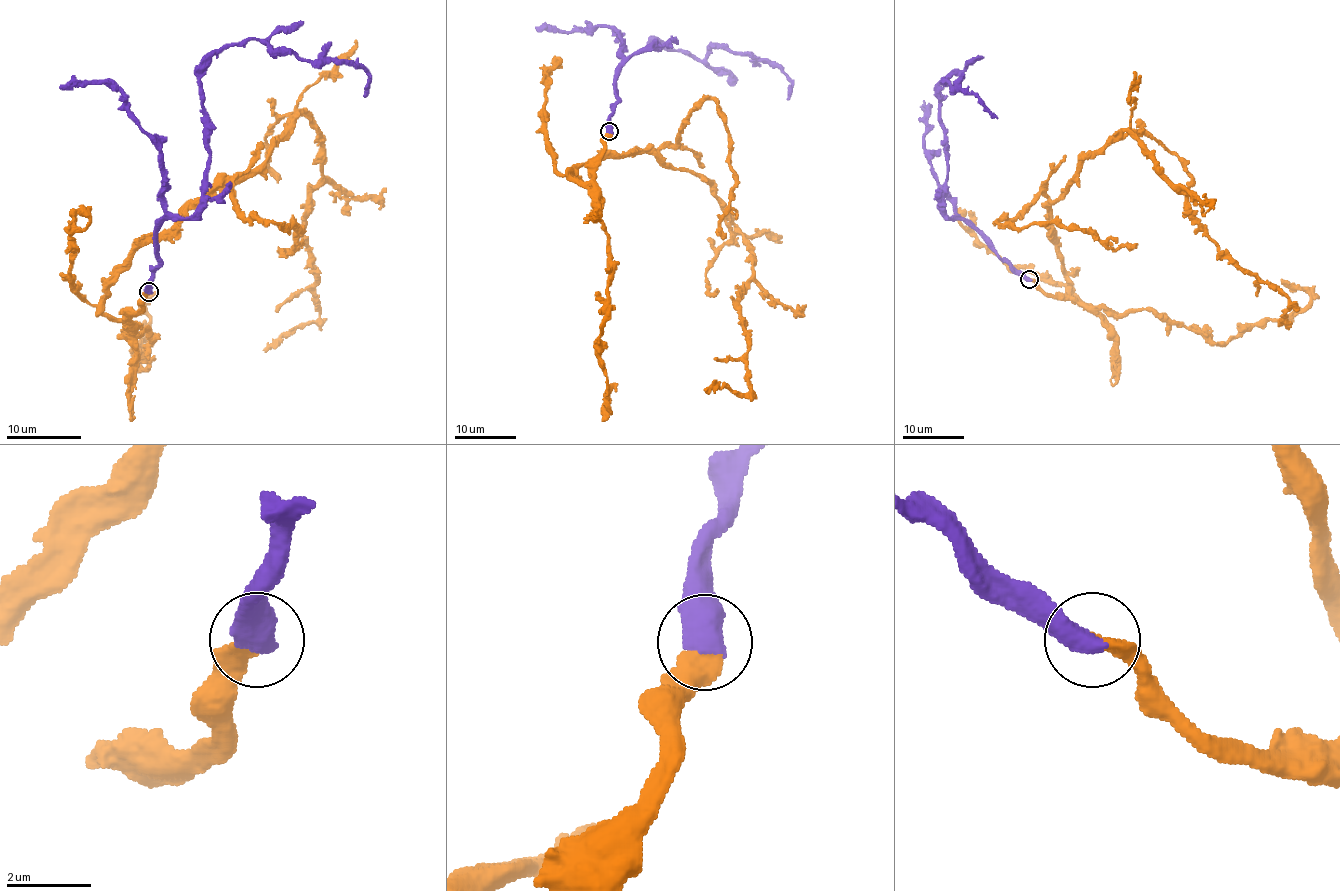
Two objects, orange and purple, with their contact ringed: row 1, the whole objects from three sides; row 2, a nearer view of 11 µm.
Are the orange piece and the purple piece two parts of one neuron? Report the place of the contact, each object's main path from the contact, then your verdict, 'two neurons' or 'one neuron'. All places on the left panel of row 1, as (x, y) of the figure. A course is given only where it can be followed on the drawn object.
at (149, 291); orange runs (148, 292), (124, 320), (100, 308), (113, 273), (301, 111), (321, 161), (303, 234), (319, 316), (263, 349); purple runs (148, 292), (156, 228), (202, 201), (209, 59), (262, 39), (360, 67), (364, 96); one neuron

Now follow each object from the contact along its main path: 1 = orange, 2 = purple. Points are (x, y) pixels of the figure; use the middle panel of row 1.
1: (609, 132), (575, 182), (657, 155), (698, 173), (749, 246), (751, 390), (704, 390)
2: (609, 132), (615, 73), (660, 41), (700, 59), (727, 47), (774, 62), (791, 82), (787, 99)

